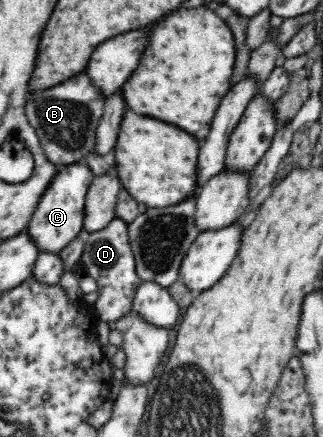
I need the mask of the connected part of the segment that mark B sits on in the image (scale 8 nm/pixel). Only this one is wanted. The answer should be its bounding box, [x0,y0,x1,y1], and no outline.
[26,71,106,166]

